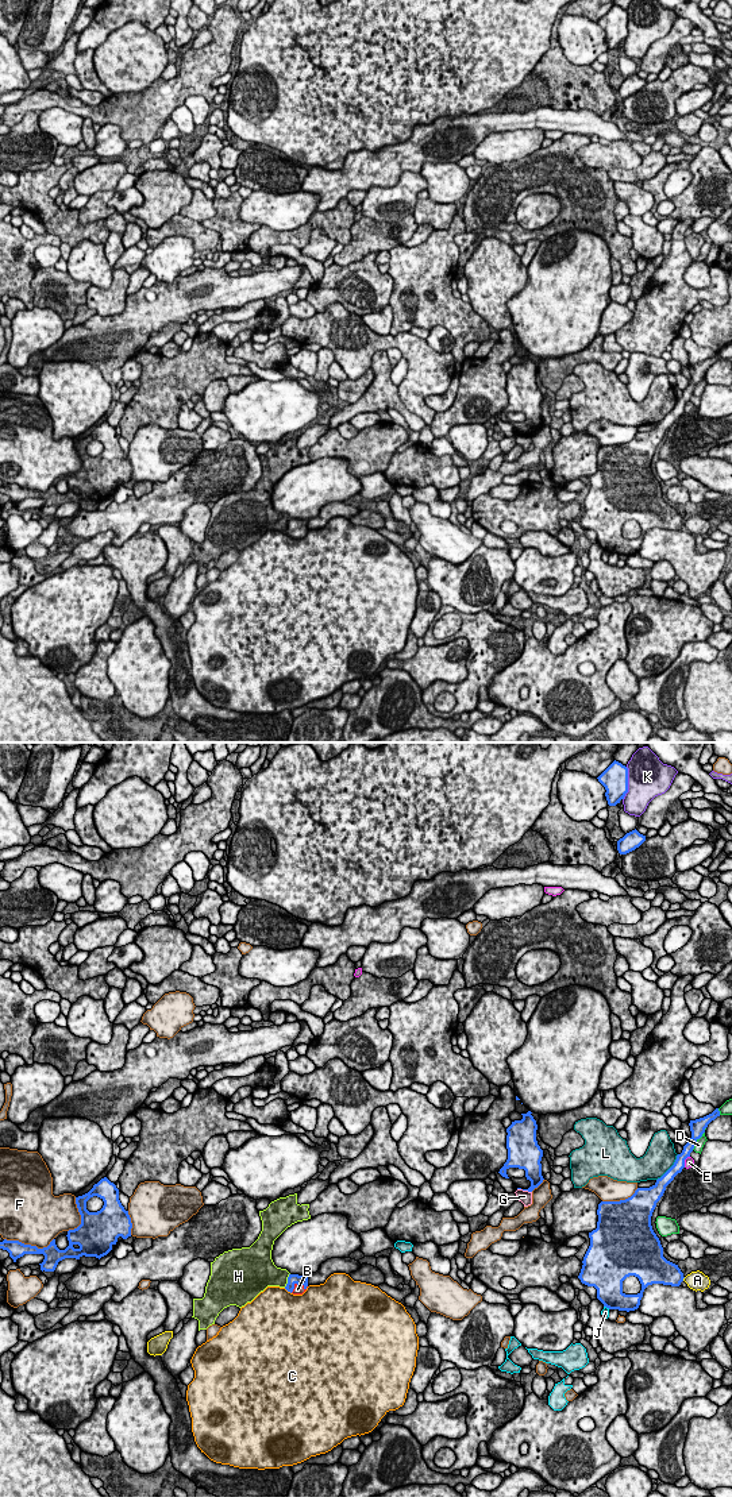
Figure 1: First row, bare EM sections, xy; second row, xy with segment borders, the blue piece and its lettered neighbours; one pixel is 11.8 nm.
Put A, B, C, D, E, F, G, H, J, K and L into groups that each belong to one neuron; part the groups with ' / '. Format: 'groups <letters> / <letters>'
groups A / B / C / D / E / F / G / H / J / K / L

